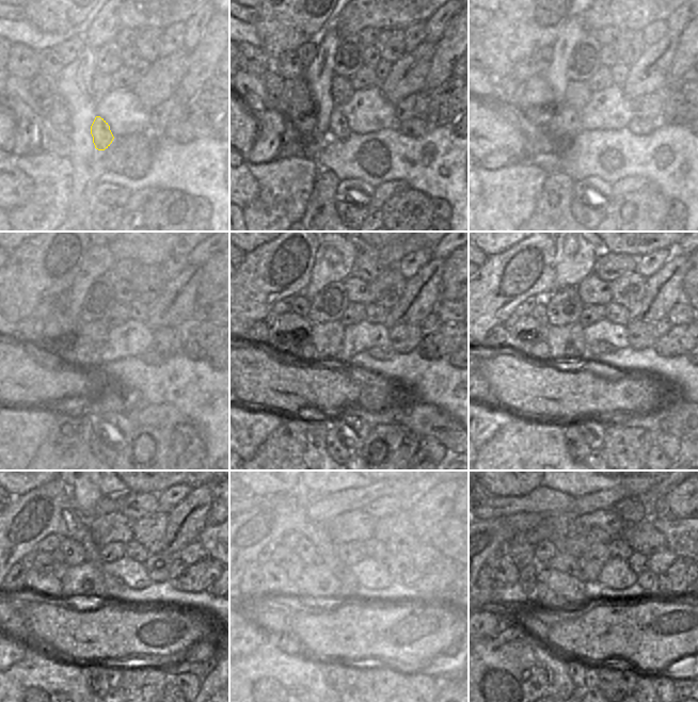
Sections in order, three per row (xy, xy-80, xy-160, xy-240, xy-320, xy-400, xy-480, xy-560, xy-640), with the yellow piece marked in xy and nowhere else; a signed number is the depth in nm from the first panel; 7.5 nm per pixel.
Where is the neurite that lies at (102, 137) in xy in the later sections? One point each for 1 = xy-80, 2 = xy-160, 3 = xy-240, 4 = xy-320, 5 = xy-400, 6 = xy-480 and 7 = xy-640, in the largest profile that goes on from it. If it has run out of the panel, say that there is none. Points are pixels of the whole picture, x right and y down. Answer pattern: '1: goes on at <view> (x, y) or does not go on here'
1: goes on at xy-80 (338, 129)
2: goes on at xy-160 (568, 120)
3: goes on at xy-240 (86, 359)
4: goes on at xy-320 (307, 353)
5: goes on at xy-400 (539, 351)
6: goes on at xy-480 (46, 584)
7: goes on at xy-640 (506, 573)

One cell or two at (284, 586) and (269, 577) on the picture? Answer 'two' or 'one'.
one

